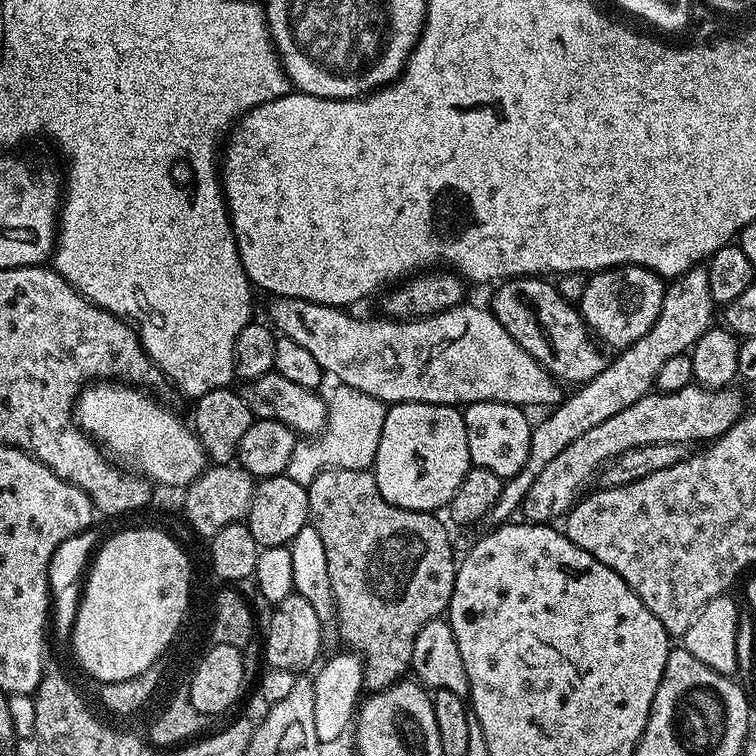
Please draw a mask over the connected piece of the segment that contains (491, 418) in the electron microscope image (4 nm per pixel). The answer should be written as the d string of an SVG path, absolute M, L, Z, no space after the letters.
M497 400L470 404L463 409L466 442L475 467L494 470L494 474L507 478L526 466L534 424L524 412L527 411L519 404L503 404Z

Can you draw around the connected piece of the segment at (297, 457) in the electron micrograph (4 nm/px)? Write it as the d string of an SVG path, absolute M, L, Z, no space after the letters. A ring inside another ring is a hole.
M337 383L335 387L332 400L330 396L327 401L328 422L324 429L311 438L297 439L290 454L286 474L294 478L294 482L307 486L325 468L368 470L376 463L378 442L382 438L382 422L386 422L388 408L383 400L362 394L362 390L354 390L354 386Z

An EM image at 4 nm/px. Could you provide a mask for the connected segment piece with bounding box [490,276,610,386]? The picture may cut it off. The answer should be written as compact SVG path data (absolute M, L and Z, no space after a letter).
M522 276L503 281L495 289L497 292L492 296L490 311L498 318L498 322L502 322L502 326L506 326L510 338L514 338L518 346L522 346L522 350L526 350L526 354L534 357L551 376L555 376L561 382L569 380L572 386L585 384L590 378L602 374L602 370L610 362L609 357L603 356L605 353L598 347L597 341L581 318L579 307L575 303L564 300L562 294L558 294L556 285L551 279L544 279L548 278Z

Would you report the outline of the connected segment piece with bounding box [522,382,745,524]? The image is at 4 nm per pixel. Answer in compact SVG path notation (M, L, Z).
M693 382L682 390L673 392L653 390L647 396L638 398L638 402L634 402L634 406L626 406L626 410L618 410L618 414L606 418L606 422L598 422L598 426L586 430L586 434L582 434L582 438L574 438L574 442L570 442L570 446L566 446L566 450L562 450L562 454L558 454L558 458L554 458L554 462L550 462L550 466L546 466L546 470L542 470L542 474L538 474L534 486L530 486L527 500L522 505L523 519L533 524L546 524L555 521L555 516L560 518L571 512L572 505L581 499L582 493L585 491L583 488L591 482L592 475L595 472L597 475L609 460L626 450L650 446L654 442L691 446L695 440L704 440L703 442L717 440L726 430L734 427L745 411L744 400L734 389L735 387L732 386L702 388Z

